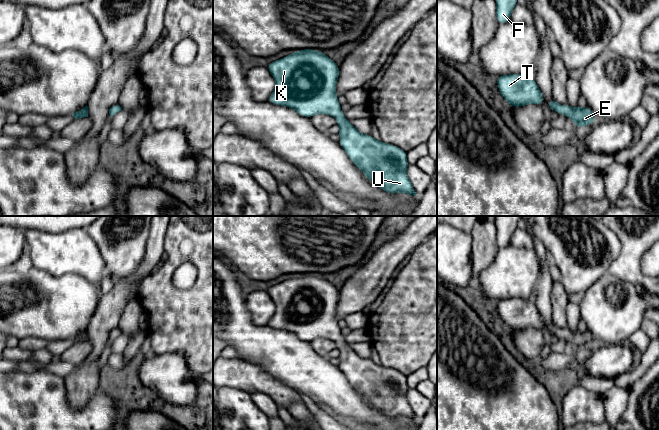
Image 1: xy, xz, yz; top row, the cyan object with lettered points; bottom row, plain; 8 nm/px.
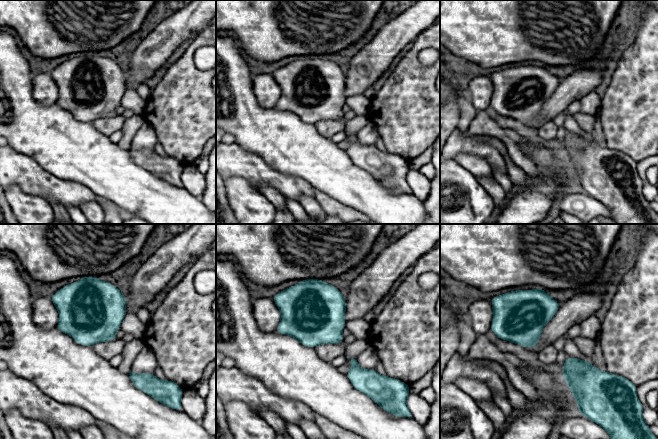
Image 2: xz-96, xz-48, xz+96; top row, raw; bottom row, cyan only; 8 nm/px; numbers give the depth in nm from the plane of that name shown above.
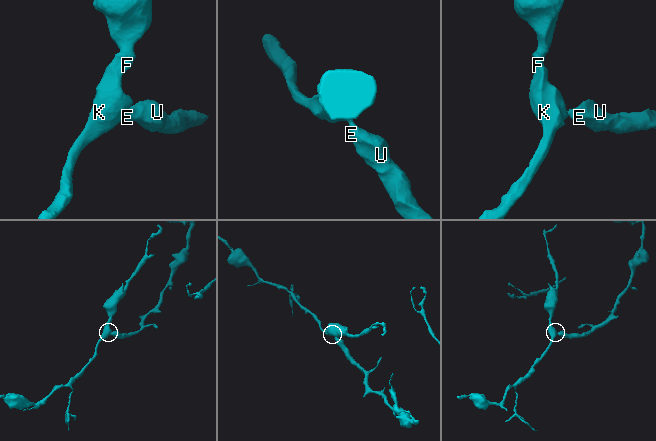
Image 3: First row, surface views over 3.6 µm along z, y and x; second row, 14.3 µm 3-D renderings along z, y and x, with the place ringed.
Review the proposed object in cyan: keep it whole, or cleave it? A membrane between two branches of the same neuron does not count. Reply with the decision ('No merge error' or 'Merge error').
No merge error

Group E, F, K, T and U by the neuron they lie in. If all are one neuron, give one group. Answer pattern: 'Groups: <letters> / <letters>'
Groups: E F K T U

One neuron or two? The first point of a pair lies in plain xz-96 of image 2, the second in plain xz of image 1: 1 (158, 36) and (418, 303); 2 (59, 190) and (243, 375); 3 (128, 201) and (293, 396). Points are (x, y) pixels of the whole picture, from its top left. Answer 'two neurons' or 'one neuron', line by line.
1: two neurons
2: one neuron
3: two neurons

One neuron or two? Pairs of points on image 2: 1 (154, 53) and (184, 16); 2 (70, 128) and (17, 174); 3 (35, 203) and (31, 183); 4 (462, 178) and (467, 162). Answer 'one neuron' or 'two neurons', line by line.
1: one neuron
2: two neurons
3: two neurons
4: two neurons

